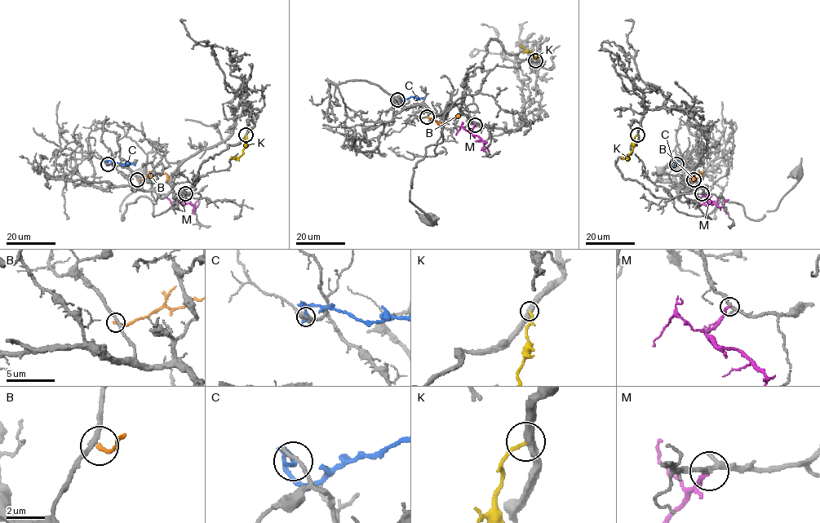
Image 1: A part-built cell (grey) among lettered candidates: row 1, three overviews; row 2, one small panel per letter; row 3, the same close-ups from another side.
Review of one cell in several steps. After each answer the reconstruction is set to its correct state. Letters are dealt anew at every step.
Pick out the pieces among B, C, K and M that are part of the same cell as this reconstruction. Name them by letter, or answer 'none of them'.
K

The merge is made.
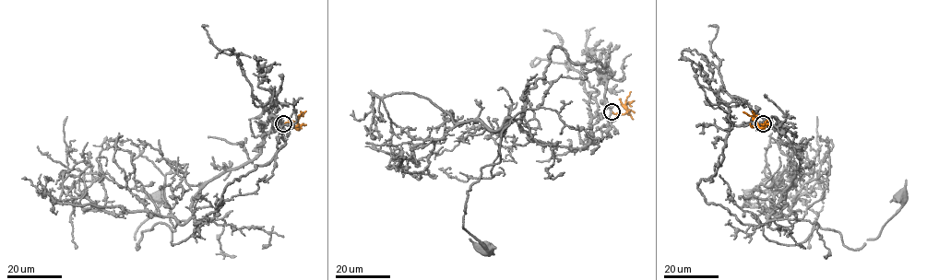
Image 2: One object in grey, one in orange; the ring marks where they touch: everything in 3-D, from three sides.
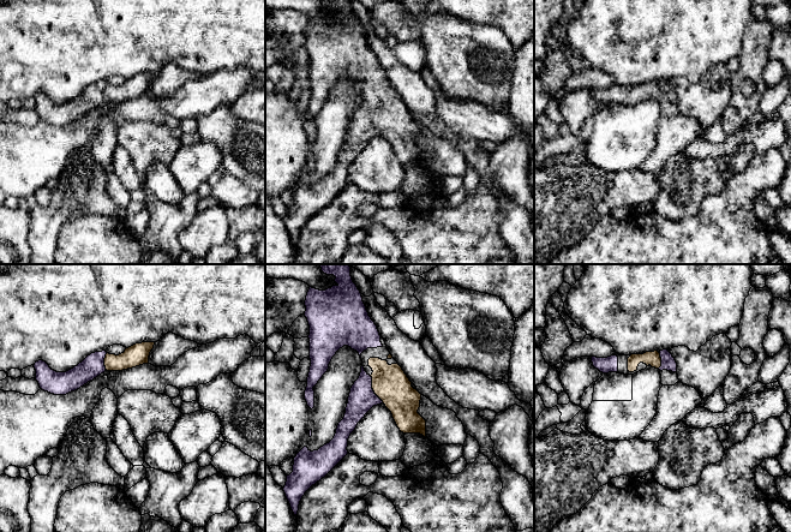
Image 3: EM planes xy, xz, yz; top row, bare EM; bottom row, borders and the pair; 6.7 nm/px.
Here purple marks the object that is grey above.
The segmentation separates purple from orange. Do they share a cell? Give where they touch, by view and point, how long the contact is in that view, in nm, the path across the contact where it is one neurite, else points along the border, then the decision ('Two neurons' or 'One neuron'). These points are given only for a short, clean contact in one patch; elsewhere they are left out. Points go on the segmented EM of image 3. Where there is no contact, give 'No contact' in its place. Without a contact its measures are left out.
Touches purple at xz (372, 389). Shared border 200 nm. Path across: xz (361, 399), (372, 389), (383, 387), (389, 382). One neuron

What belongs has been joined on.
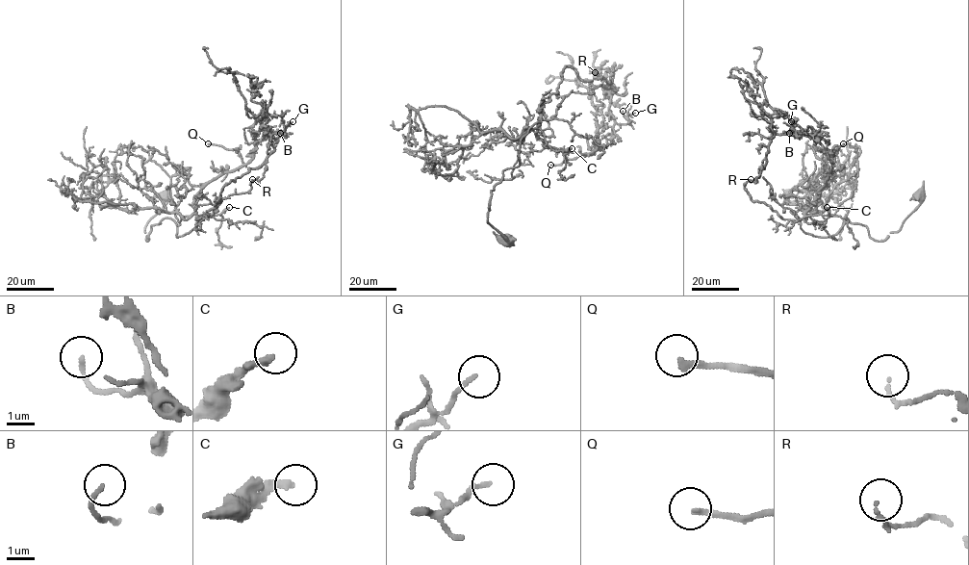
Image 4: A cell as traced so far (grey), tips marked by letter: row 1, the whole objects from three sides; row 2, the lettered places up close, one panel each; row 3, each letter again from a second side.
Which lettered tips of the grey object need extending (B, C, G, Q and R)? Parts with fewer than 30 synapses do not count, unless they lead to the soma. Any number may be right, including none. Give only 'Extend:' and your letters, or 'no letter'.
Extend: C, Q

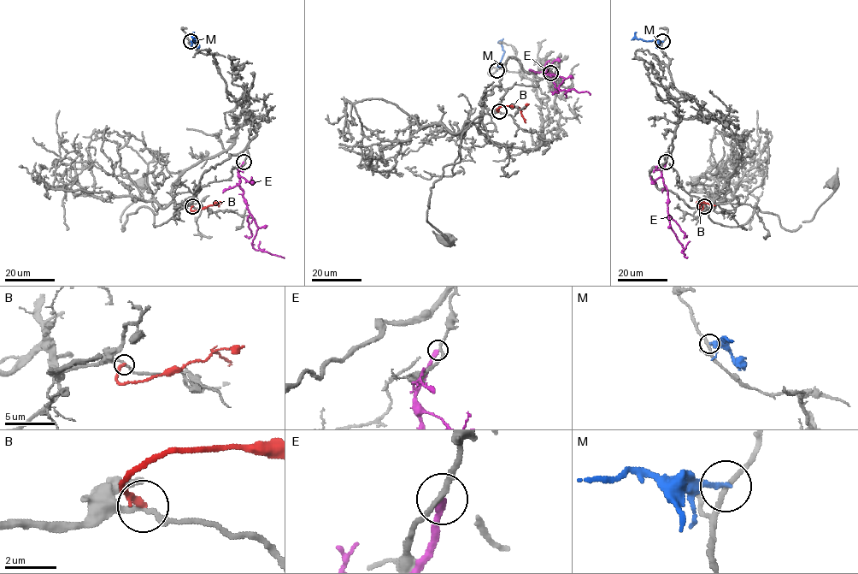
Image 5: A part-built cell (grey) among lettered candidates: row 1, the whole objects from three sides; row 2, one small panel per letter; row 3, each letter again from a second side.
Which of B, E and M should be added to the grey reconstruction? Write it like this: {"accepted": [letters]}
{"accepted": []}

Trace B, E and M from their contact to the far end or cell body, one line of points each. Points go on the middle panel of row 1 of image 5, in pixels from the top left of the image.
B: (499, 112), (497, 109), (501, 107), (518, 107), (525, 122)
E: (550, 73), (545, 68), (549, 75), (564, 78), (559, 85), (560, 91), (587, 91), (590, 95)
M: (496, 70), (504, 50), (500, 44)

